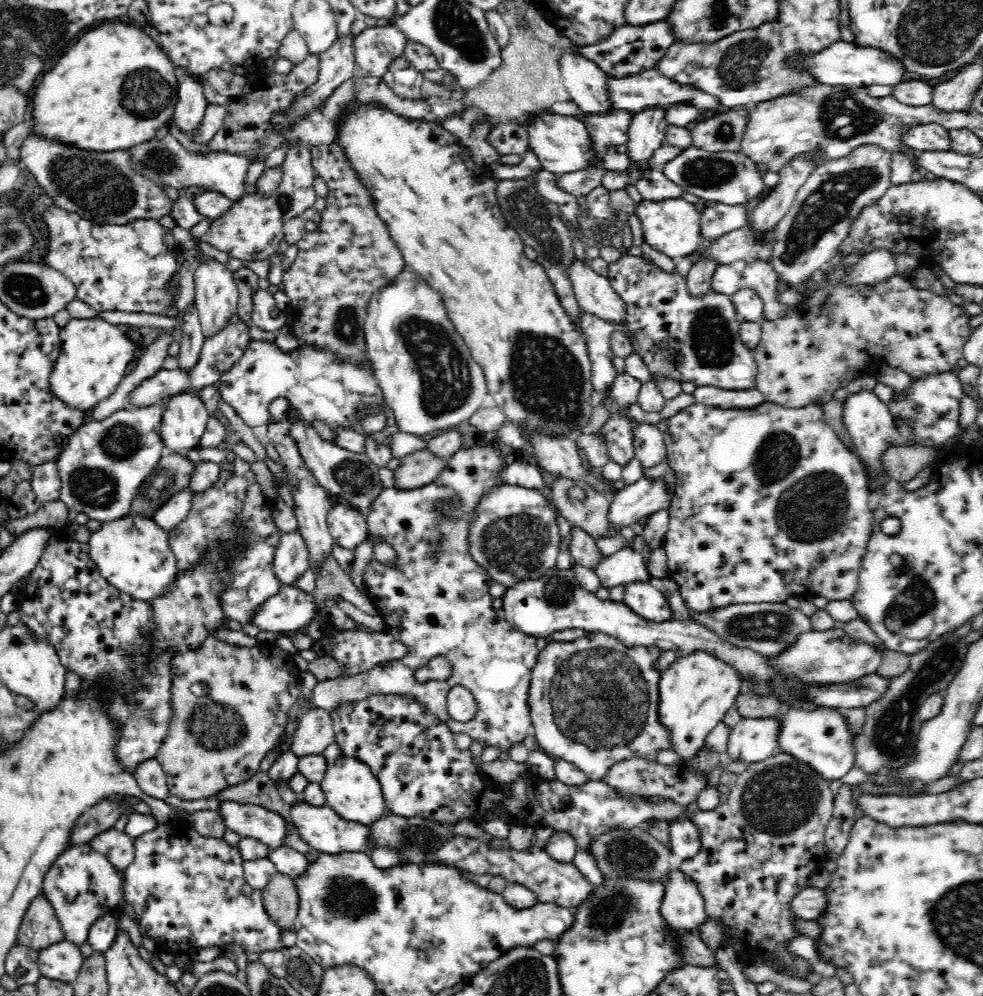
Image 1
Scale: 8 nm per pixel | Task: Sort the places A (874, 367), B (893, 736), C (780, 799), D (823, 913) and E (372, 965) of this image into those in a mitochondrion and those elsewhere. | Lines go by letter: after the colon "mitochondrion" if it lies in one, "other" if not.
A: other
B: mitochondrion
C: mitochondrion
D: other
E: other

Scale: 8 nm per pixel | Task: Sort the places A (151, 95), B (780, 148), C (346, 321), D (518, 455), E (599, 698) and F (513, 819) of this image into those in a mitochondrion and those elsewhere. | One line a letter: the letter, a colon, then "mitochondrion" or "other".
A: mitochondrion
B: mitochondrion
C: mitochondrion
D: other
E: mitochondrion
F: other

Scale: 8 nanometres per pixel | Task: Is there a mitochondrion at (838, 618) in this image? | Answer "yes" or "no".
no

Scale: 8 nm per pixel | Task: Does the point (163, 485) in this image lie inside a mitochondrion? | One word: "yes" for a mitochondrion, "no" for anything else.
yes

